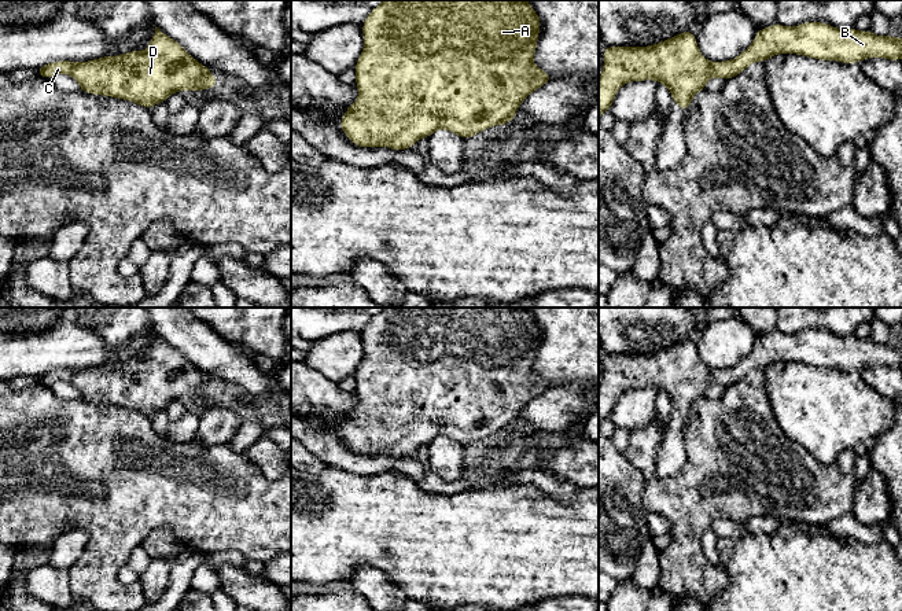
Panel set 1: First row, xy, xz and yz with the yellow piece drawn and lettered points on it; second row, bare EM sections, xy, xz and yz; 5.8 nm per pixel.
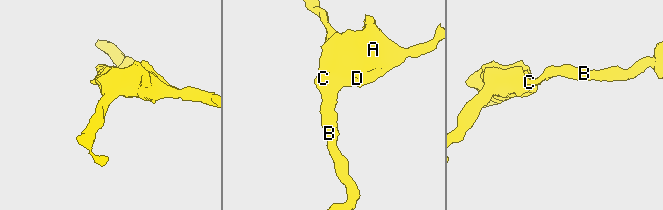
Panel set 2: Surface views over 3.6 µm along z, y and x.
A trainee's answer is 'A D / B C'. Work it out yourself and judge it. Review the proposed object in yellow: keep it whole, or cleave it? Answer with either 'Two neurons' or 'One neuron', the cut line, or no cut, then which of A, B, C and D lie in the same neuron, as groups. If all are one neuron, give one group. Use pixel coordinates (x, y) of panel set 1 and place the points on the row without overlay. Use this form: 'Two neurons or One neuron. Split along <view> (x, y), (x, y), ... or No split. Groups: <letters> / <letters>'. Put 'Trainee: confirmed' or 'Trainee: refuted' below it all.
One neuron. No split. Groups: A B C D
Trainee: refuted

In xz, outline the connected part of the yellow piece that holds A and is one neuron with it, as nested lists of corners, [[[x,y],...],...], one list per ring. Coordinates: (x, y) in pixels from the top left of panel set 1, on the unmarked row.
[[[384,308],[362,330],[364,358],[354,375],[358,408],[347,415],[339,433],[347,446],[358,454],[384,453],[394,459],[413,456],[419,446],[430,445],[438,437],[446,437],[463,446],[470,446],[494,433],[508,433],[515,426],[520,411],[552,387],[549,380],[533,371],[540,336],[541,327],[526,308]]]

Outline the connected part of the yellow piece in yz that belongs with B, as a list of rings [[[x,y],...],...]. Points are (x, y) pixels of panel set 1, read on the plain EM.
[[[805,330],[788,335],[774,331],[758,336],[752,351],[733,368],[708,369],[697,356],[693,338],[680,341],[671,346],[649,354],[605,354],[604,373],[599,387],[599,427],[605,417],[610,417],[618,397],[630,389],[655,387],[669,395],[673,409],[682,419],[686,419],[693,404],[706,397],[710,386],[719,384],[729,387],[745,378],[752,369],[766,369],[767,365],[778,361],[798,361],[820,368],[837,368],[840,371],[859,371],[865,365],[886,365],[902,368],[902,346],[892,343],[876,343],[870,338],[859,339],[854,335],[836,336],[824,330]]]

